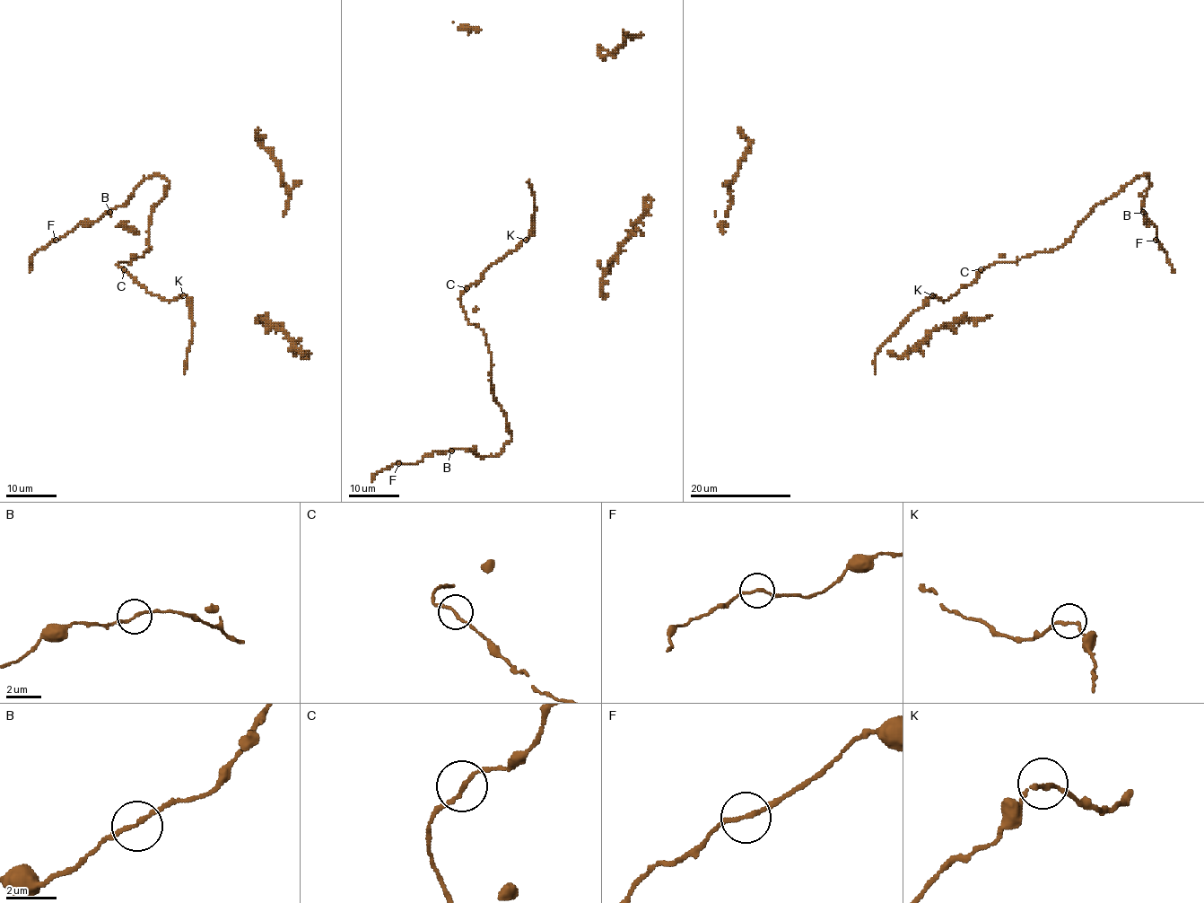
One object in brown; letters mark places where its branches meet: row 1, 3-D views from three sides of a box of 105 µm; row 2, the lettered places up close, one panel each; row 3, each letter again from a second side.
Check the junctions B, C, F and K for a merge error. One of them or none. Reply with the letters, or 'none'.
none

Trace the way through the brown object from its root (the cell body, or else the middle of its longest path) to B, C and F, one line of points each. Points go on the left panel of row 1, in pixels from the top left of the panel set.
B: (184, 295), (162, 300), (117, 267), (150, 251), (152, 208), (169, 182), (150, 176), (109, 212)
C: (184, 295), (172, 301), (162, 300), (145, 291), (124, 269)
F: (184, 295), (162, 300), (117, 267), (150, 251), (152, 208), (169, 185), (161, 175), (56, 240)

